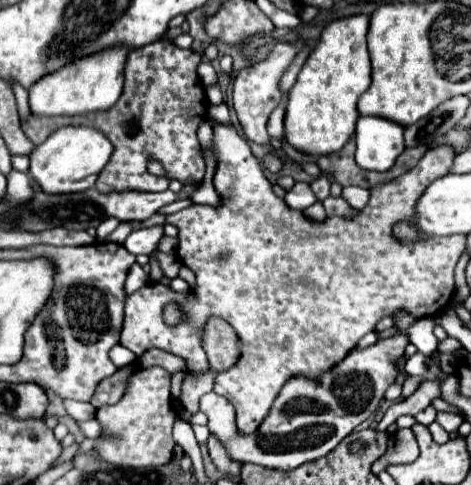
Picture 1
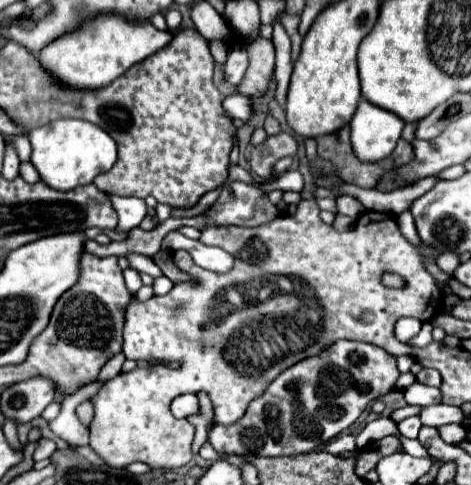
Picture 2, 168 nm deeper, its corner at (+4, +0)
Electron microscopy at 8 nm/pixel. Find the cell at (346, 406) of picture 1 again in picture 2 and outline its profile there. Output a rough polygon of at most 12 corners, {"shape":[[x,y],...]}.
{"shape":[[336,341],[278,375],[218,453],[302,455],[346,431],[400,371]]}

